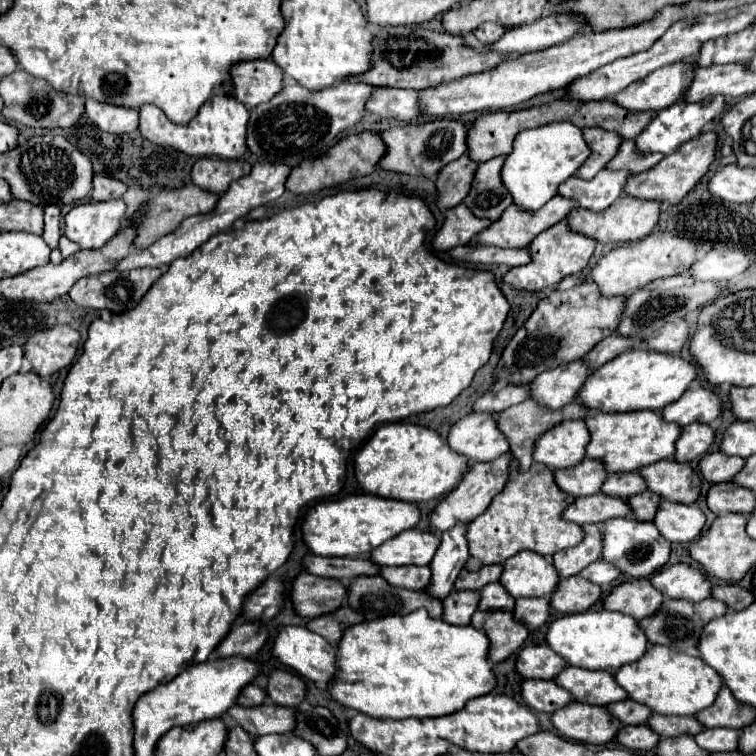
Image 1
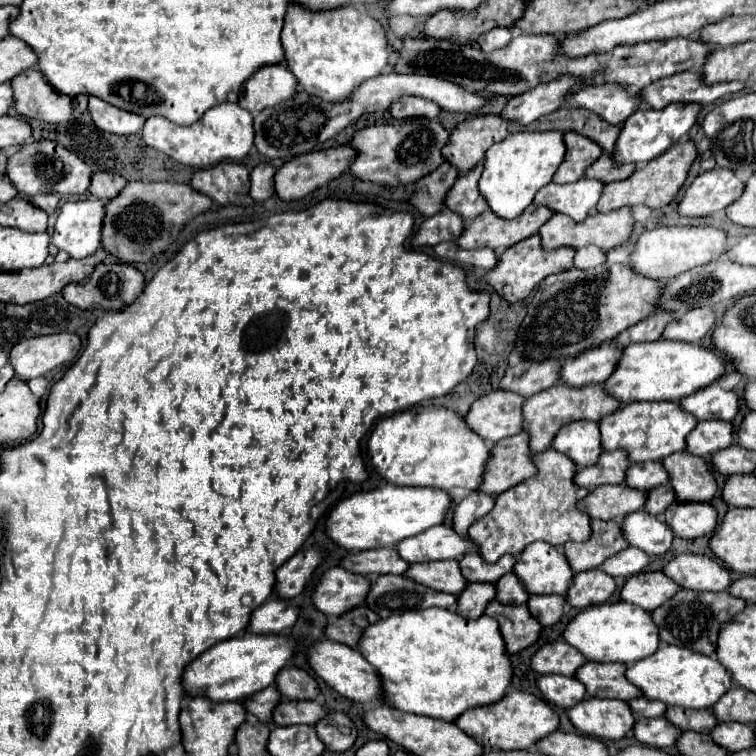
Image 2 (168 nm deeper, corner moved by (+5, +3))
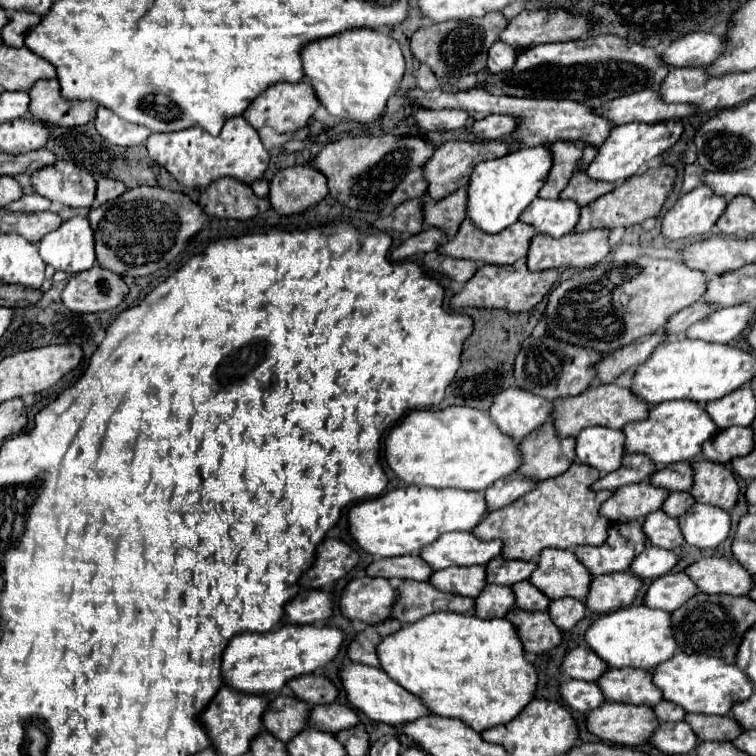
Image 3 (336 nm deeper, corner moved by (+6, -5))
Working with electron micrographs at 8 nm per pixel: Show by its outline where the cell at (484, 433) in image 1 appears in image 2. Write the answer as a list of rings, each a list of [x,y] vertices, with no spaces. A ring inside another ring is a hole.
[[[490,391],[488,395],[474,401],[466,421],[488,443],[498,443],[500,439],[522,431],[524,401],[526,397],[514,391]]]

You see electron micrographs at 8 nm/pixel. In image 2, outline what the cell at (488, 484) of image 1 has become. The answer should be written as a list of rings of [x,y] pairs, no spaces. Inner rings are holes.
[[[526,431],[506,437],[492,447],[492,457],[484,473],[484,491],[496,491],[496,495],[506,489],[536,475],[536,465],[532,461],[530,437]]]

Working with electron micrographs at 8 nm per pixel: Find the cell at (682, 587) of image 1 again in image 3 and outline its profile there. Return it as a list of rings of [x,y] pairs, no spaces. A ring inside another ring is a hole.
[[[705,557],[685,569],[691,581],[703,593],[725,593],[725,595],[747,595],[753,587],[751,575],[733,559]]]

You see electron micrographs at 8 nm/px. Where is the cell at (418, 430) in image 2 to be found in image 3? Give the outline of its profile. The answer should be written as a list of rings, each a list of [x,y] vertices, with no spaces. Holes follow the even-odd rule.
[[[471,407],[415,409],[385,439],[385,459],[407,485],[485,491],[519,467],[517,441],[503,435],[487,413]]]

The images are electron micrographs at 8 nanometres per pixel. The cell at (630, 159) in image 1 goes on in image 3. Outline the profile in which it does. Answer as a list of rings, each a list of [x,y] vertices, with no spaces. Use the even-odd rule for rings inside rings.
[[[579,171],[571,177],[569,185],[563,189],[561,199],[573,199],[583,207],[613,189],[615,189],[615,183],[595,183],[595,179],[587,179],[585,171]]]

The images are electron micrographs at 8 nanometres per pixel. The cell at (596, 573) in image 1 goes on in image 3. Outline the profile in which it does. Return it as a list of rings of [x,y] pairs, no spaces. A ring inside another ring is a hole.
[[[647,545],[645,551],[639,553],[631,561],[629,571],[633,575],[637,575],[639,579],[657,579],[657,577],[665,575],[675,563],[677,563],[677,555],[673,551]]]

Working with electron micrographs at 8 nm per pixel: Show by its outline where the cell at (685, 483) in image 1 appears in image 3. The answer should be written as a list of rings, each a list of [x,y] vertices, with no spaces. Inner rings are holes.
[[[691,461],[695,463],[695,483],[691,495],[697,503],[709,503],[721,509],[731,509],[737,501],[739,487],[735,475],[729,467],[711,461]]]

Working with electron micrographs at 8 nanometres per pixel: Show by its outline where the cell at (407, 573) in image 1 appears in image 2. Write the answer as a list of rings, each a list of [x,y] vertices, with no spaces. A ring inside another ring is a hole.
[[[456,559],[416,563],[404,575],[410,577],[410,579],[416,579],[416,583],[428,585],[436,591],[448,591],[448,593],[454,593],[454,595],[464,591],[464,587],[468,585],[468,581],[464,579]]]

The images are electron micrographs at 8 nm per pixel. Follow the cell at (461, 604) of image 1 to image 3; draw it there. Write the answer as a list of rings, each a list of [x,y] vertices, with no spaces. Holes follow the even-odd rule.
[[[487,585],[481,595],[475,599],[475,615],[481,619],[505,617],[505,613],[513,607],[515,597],[511,587]]]

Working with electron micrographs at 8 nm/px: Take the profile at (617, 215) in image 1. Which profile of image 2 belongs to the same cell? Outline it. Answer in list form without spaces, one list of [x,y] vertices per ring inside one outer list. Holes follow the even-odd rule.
[[[622,207],[610,213],[592,213],[588,215],[588,219],[584,223],[572,223],[572,219],[568,219],[566,215],[552,215],[540,229],[540,241],[542,241],[542,249],[544,251],[554,251],[560,247],[572,247],[572,249],[580,249],[584,245],[596,245],[602,251],[614,249],[622,243],[628,241],[630,231],[632,231],[634,219],[632,219],[632,209],[630,207]]]

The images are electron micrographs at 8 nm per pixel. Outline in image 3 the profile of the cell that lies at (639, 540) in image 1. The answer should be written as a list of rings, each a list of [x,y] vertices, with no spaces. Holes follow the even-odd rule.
[[[663,511],[649,513],[643,519],[641,527],[647,537],[647,543],[653,547],[663,547],[663,549],[671,551],[671,549],[677,549],[679,545],[683,545],[683,535],[679,531],[677,519],[667,517]]]

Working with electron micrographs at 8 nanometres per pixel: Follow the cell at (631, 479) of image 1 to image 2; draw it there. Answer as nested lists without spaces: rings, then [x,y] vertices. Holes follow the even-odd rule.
[[[652,461],[652,463],[634,463],[628,469],[628,479],[626,485],[634,487],[634,489],[644,489],[650,491],[652,487],[658,485],[666,485],[670,483],[670,475],[664,469],[662,461]]]

